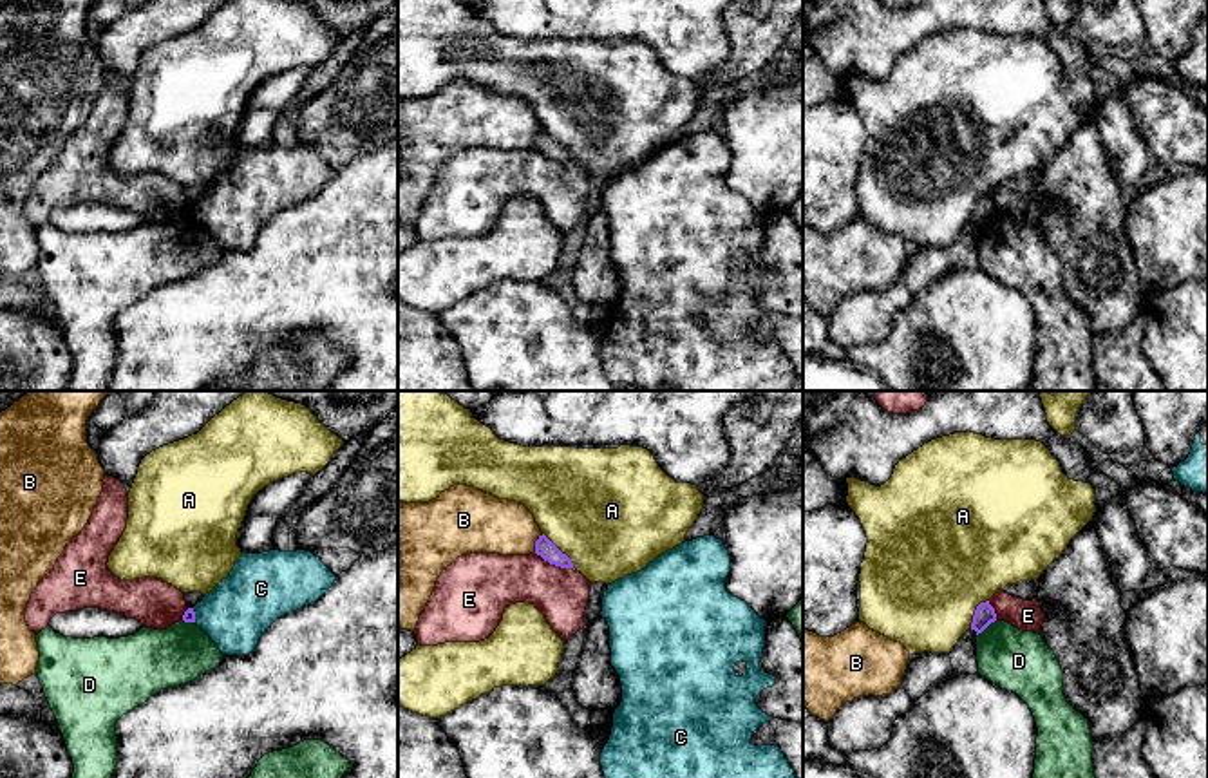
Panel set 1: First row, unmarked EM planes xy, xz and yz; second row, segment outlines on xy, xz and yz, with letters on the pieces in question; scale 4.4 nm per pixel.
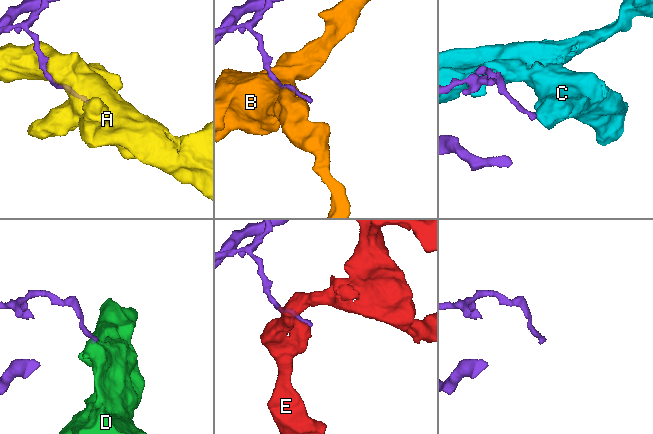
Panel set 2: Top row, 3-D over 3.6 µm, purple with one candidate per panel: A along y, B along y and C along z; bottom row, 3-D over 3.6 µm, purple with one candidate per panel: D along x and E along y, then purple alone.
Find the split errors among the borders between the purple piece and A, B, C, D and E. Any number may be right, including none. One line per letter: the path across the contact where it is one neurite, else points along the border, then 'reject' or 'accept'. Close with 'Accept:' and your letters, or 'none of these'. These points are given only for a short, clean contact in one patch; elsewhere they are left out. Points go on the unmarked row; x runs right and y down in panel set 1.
A: reject
B: reject
C: along xy (192, 203), (196, 216) | reject
D: along yz (995, 214), (977, 230) | reject
E: reject
Accept: none of these

